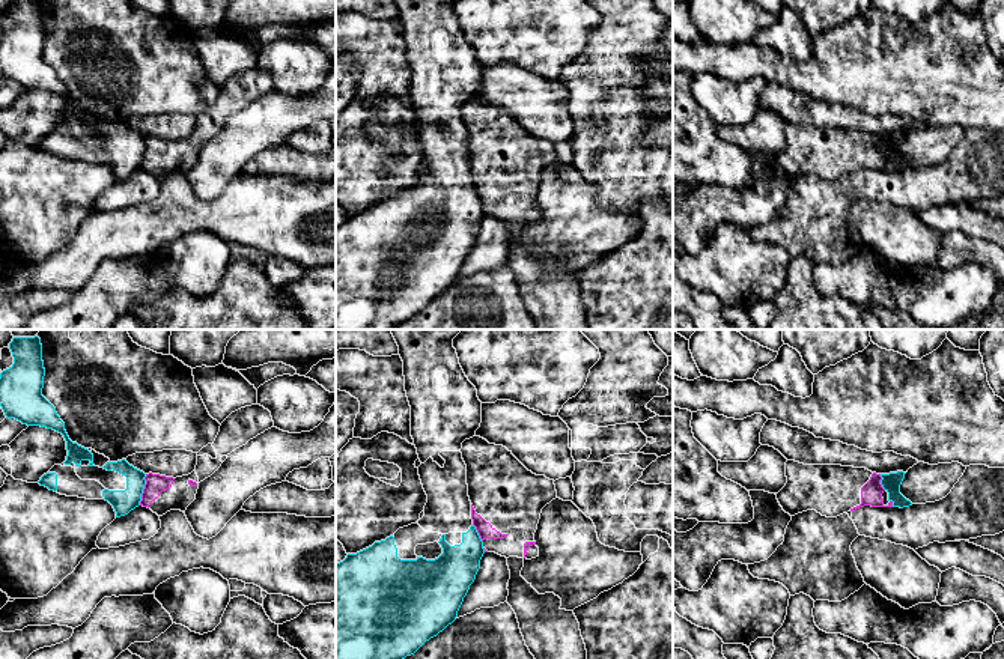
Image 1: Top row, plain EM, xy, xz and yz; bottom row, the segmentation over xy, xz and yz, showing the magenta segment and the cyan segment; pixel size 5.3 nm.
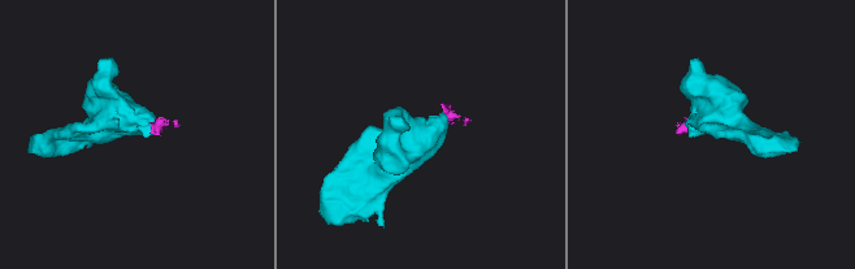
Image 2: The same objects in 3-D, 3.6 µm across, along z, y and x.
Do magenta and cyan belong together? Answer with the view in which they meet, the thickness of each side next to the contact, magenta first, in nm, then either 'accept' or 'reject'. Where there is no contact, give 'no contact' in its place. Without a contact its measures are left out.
xy | 110/120 nm | reject

